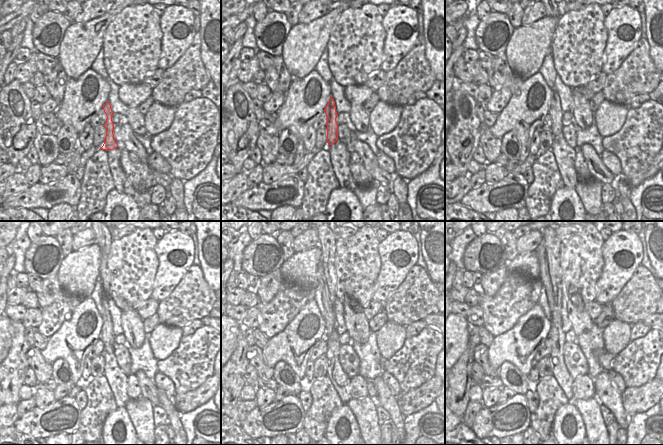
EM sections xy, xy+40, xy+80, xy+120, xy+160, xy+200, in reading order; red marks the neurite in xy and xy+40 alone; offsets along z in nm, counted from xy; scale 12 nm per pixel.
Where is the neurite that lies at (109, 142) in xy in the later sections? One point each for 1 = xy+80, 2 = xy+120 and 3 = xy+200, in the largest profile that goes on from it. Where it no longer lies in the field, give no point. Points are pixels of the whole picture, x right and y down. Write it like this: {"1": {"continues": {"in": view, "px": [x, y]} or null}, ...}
{"1": {"continues": {"in": "xy+80", "px": [555, 111]}}, "2": {"continues": {"in": "xy+120", "px": [107, 337]}}, "3": {"continues": {"in": "xy+200", "px": [540, 251]}}}

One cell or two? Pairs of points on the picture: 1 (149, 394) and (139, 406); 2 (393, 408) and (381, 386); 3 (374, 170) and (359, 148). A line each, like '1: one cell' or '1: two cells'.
1: two cells
2: one cell
3: one cell

